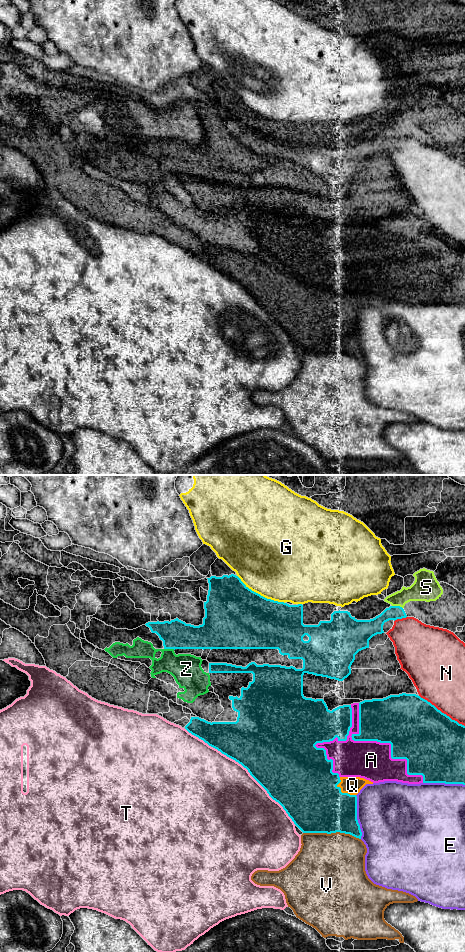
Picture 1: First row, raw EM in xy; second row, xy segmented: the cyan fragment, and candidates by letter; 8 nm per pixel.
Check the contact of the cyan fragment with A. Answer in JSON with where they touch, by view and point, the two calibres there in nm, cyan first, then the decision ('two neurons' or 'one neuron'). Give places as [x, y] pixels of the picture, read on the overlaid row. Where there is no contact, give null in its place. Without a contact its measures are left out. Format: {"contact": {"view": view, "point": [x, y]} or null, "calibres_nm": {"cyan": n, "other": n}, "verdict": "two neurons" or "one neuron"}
{"contact": {"view": "xy", "point": [383, 742]}, "calibres_nm": {"cyan": 440, "other": 320}, "verdict": "two neurons"}

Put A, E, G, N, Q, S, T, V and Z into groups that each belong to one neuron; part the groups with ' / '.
A / E / G / N / Q S Z / T / V

